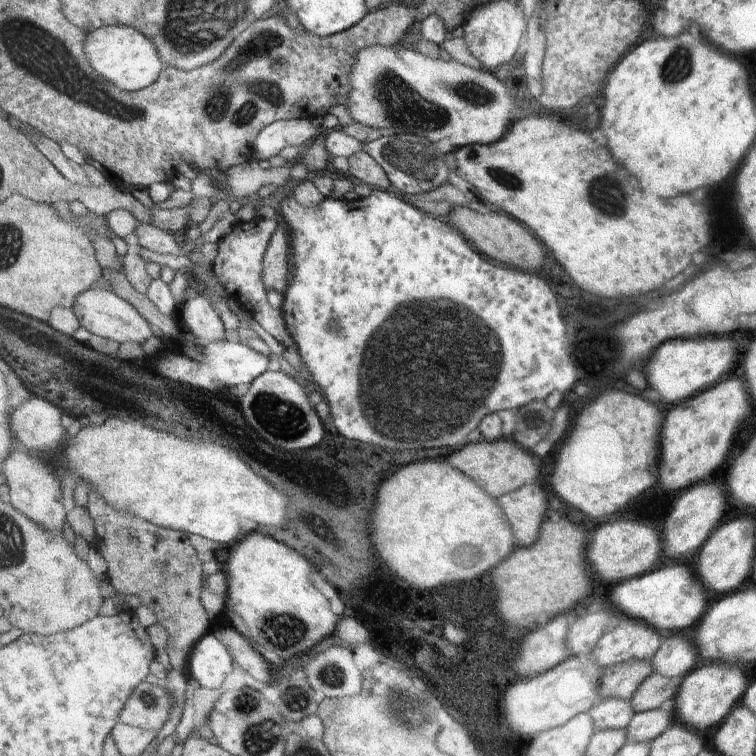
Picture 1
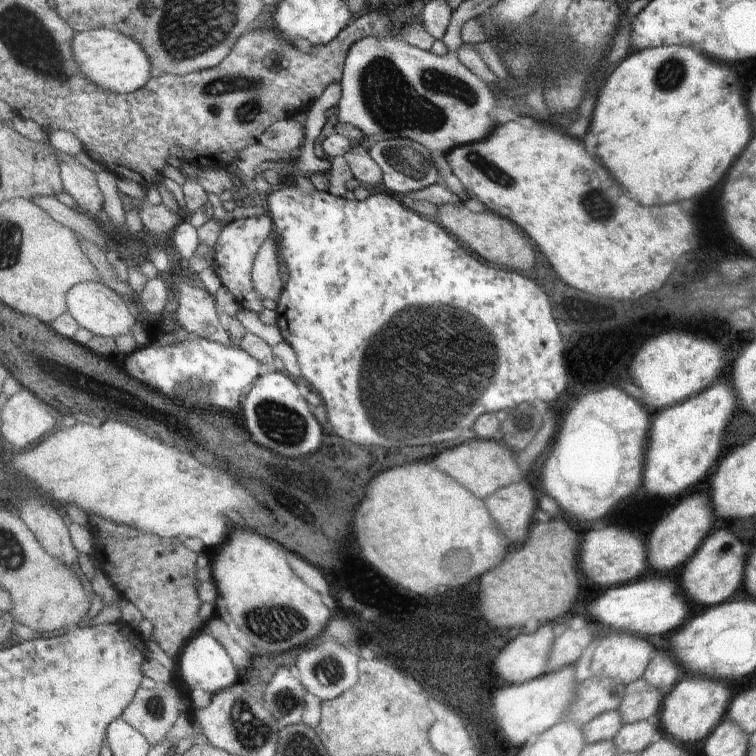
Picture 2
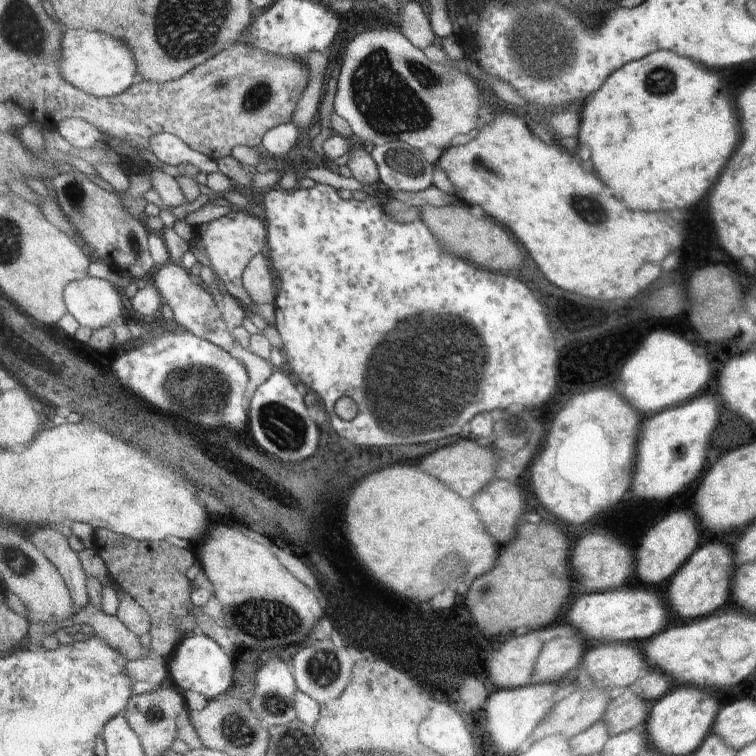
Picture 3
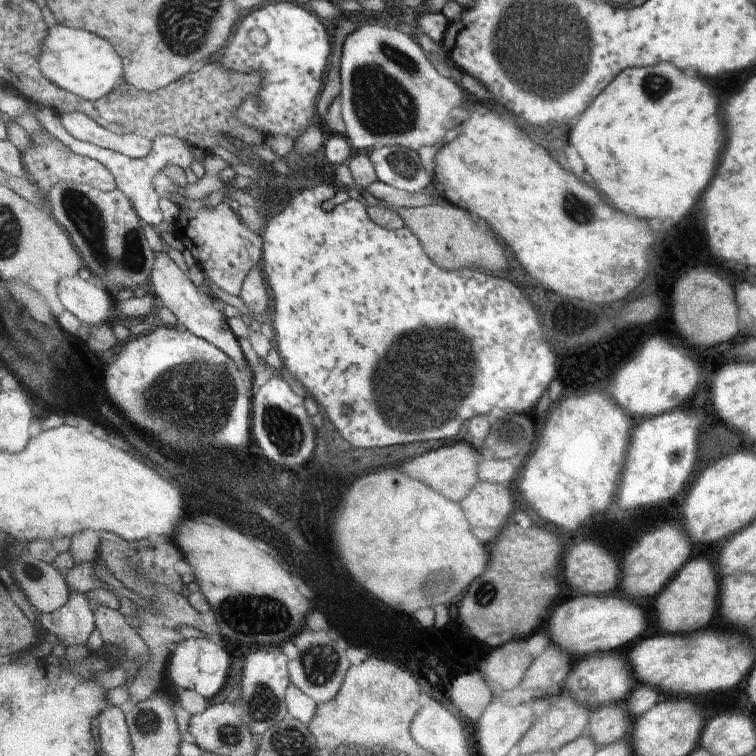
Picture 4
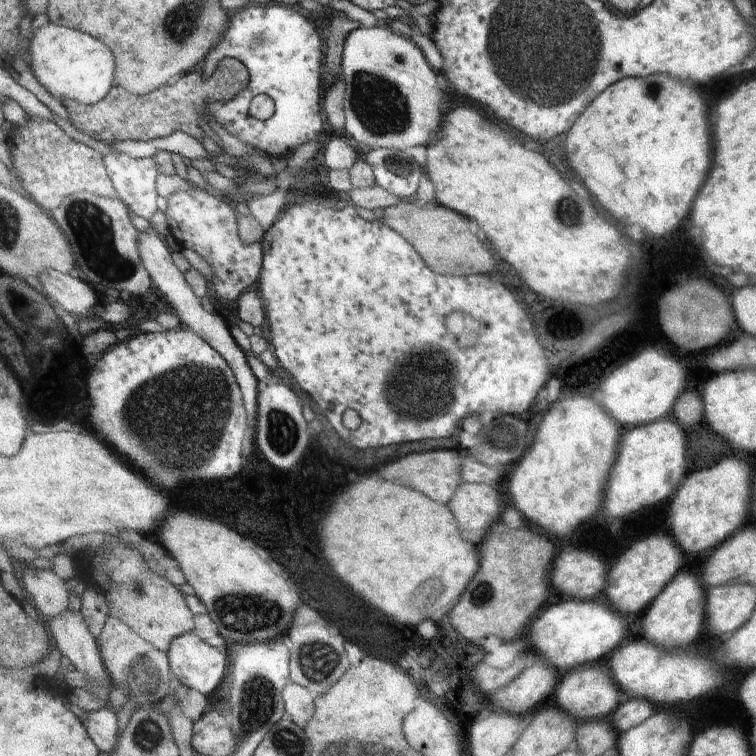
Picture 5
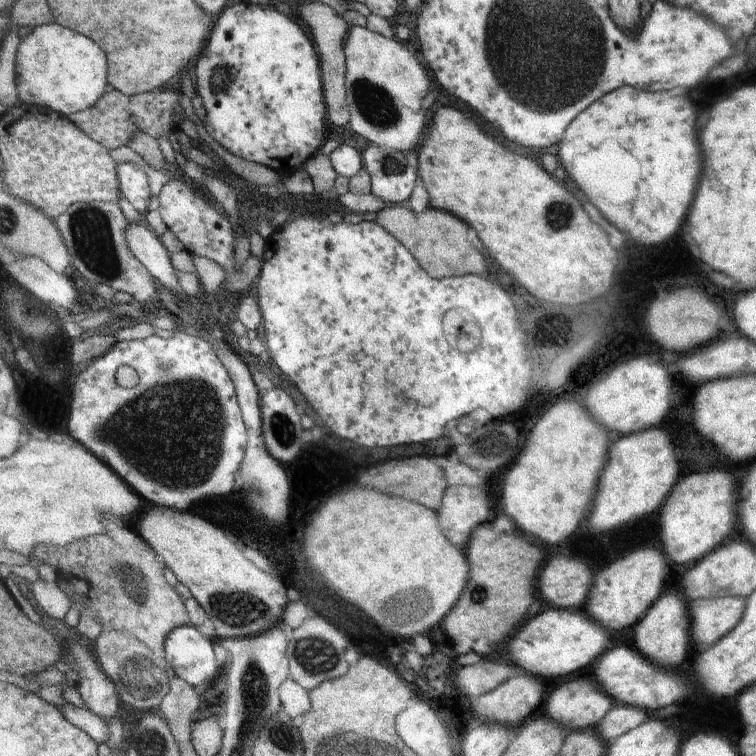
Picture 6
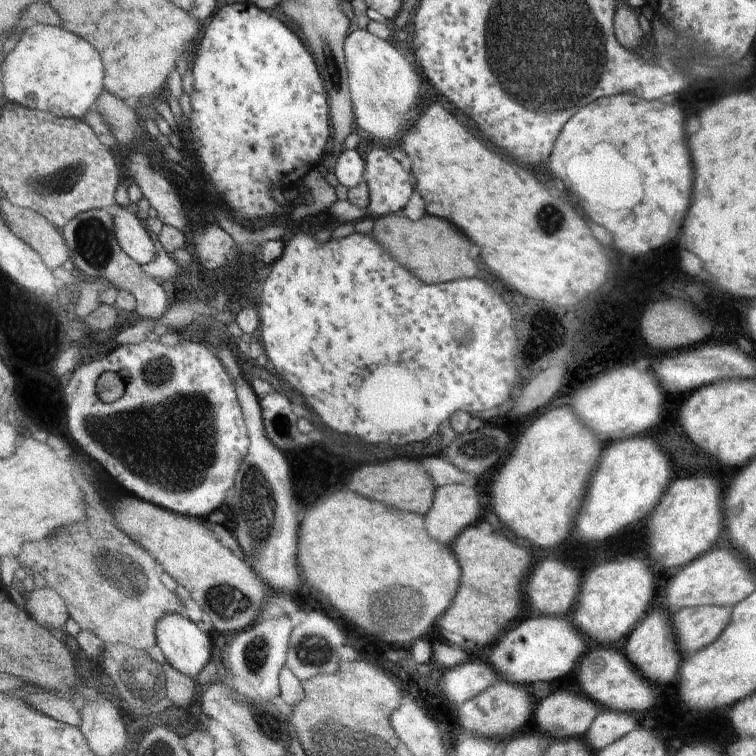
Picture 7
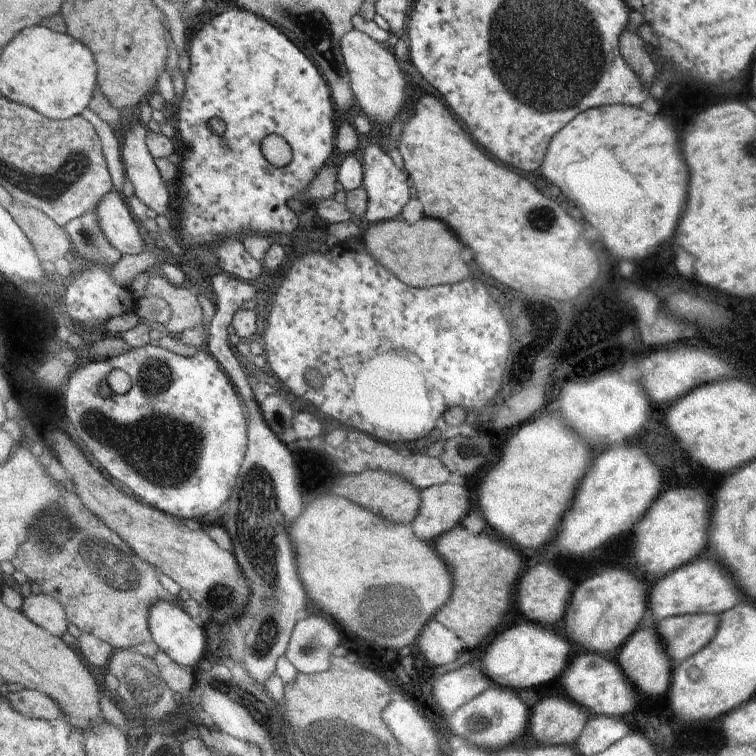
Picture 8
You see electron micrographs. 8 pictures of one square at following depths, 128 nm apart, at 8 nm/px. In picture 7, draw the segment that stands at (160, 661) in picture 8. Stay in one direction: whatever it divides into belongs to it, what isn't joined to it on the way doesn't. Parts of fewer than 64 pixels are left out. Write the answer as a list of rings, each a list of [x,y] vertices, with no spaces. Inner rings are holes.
[[[167,661],[162,665],[166,674],[167,697],[173,701],[172,706],[184,708],[191,705],[196,700],[197,688],[200,688],[195,679],[179,672]]]

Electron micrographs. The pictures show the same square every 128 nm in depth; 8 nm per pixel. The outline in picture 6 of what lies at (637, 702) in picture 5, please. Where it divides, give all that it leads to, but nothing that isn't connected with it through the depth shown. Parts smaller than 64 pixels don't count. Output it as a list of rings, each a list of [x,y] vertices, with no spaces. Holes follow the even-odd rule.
[[[617,704],[603,718],[596,729],[601,738],[609,744],[610,741],[627,734],[630,730],[635,730],[635,728],[645,724],[648,720],[649,714],[643,708]]]

